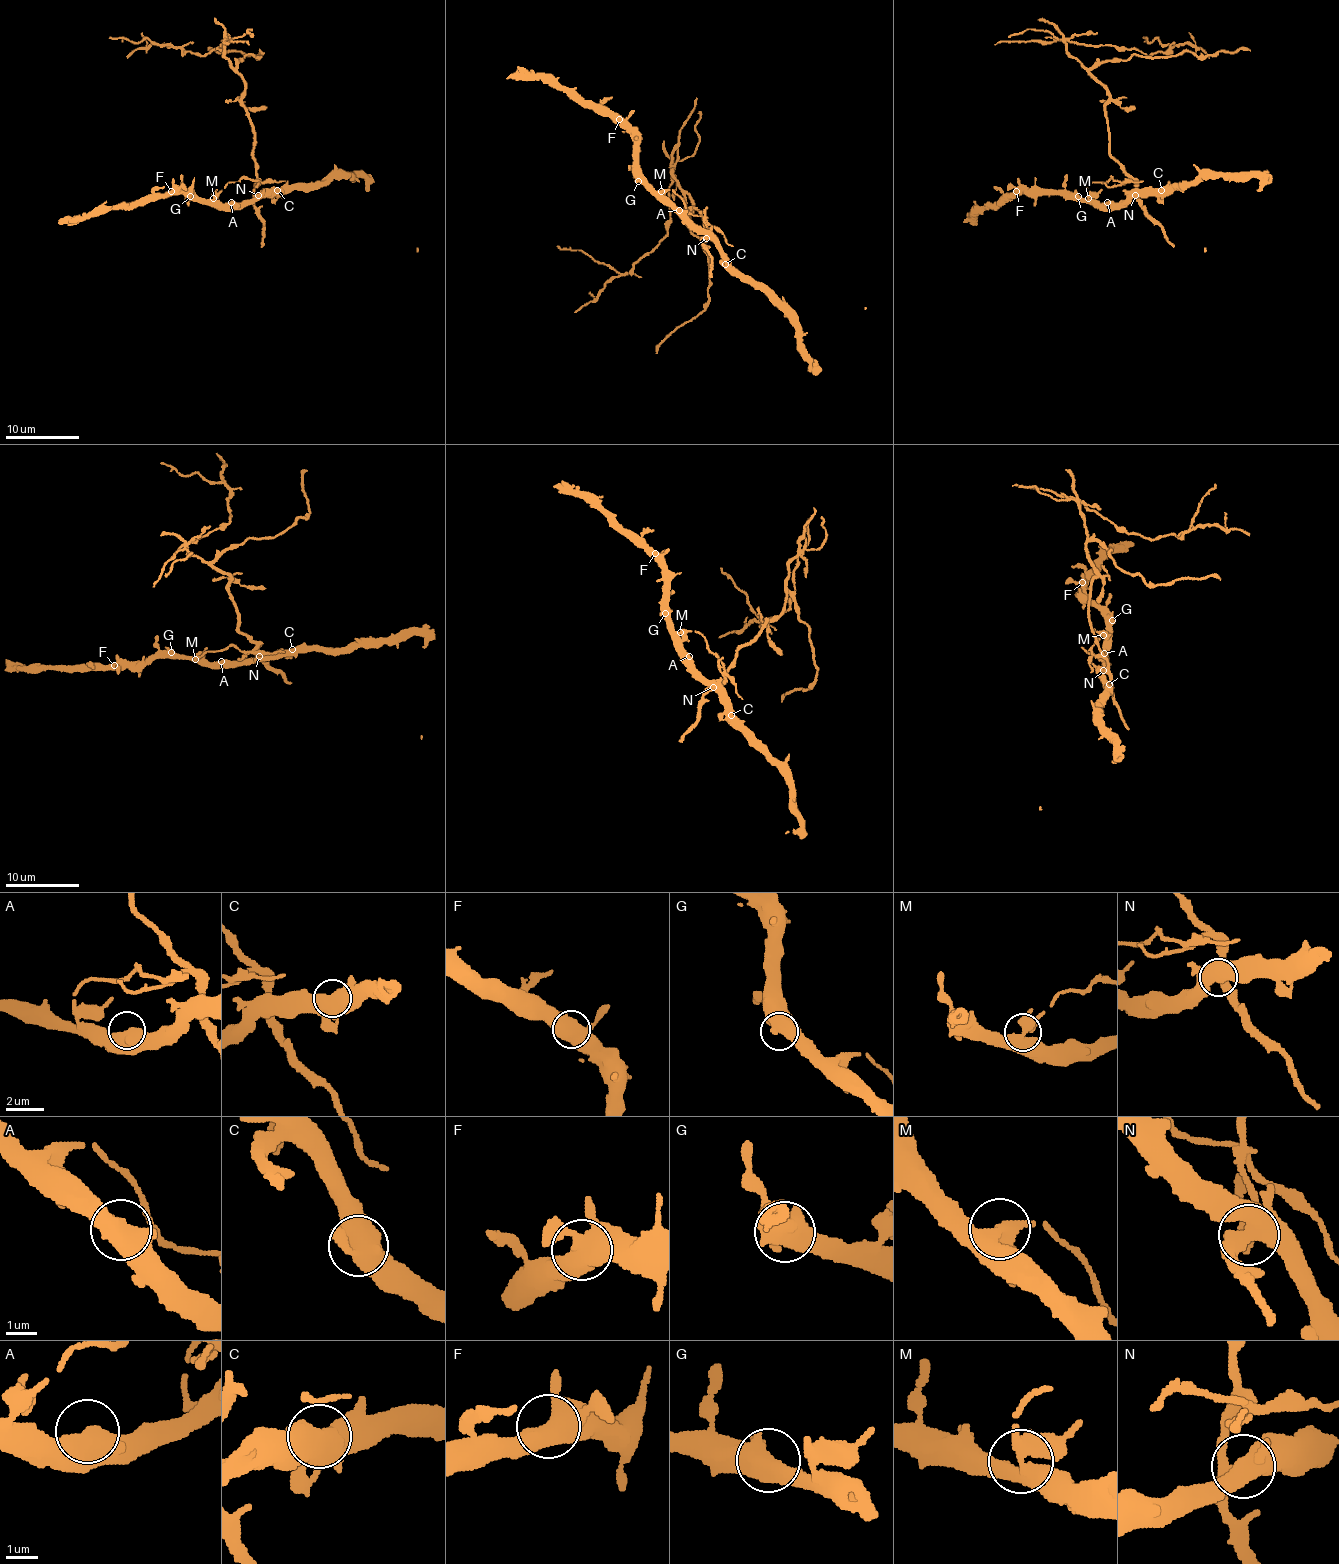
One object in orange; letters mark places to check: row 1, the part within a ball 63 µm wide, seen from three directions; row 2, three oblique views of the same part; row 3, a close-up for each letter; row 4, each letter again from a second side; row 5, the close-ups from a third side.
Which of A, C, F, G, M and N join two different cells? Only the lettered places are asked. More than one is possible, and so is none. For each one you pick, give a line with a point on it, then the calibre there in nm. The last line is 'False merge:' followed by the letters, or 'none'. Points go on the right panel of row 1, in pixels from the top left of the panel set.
M: place (1088, 198); calibre 500 nm
N: place (1135, 195); calibre 500 nm
False merge: M, N

